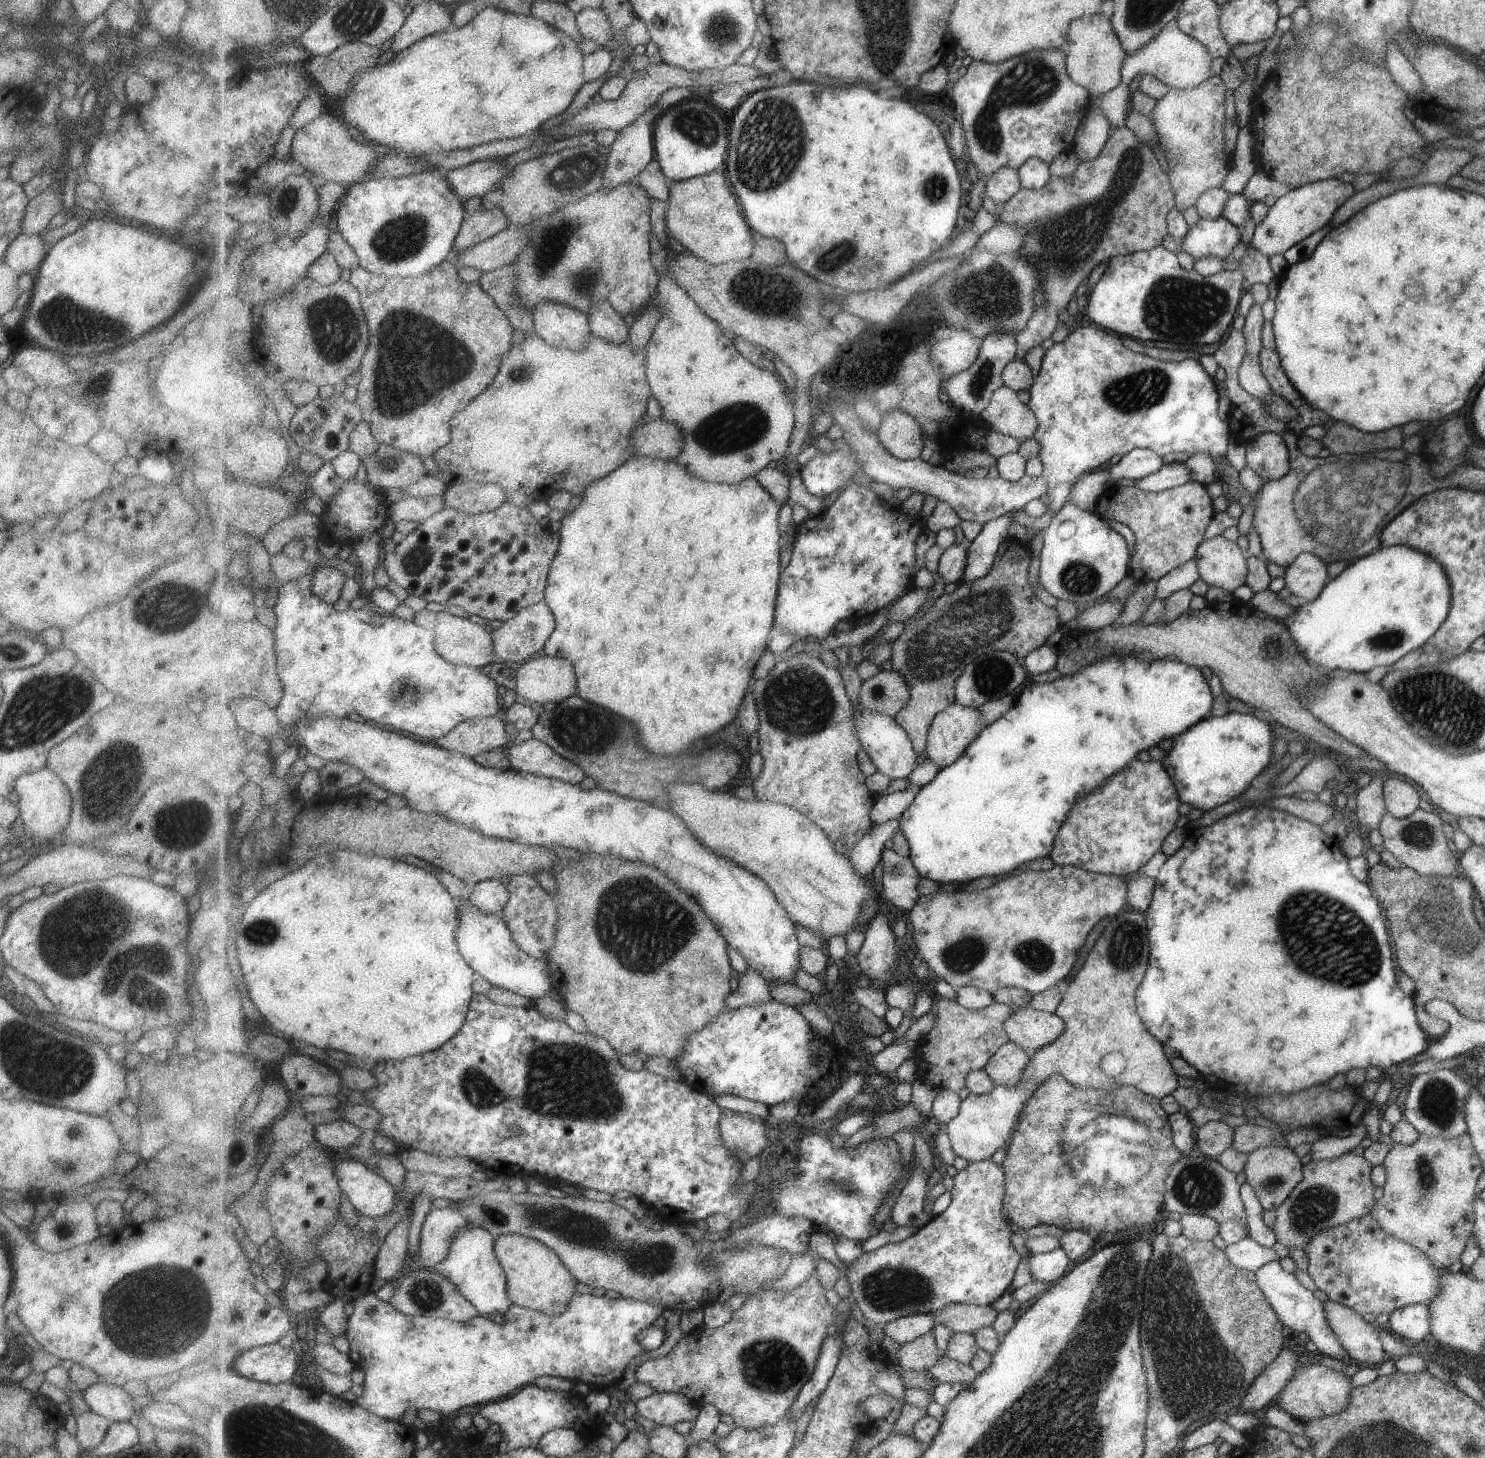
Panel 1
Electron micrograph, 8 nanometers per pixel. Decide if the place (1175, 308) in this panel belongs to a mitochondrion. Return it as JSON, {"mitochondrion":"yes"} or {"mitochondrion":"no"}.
{"mitochondrion":"yes"}

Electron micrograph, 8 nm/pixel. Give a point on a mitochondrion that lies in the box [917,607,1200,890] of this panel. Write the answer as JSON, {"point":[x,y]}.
{"point":[993,675]}

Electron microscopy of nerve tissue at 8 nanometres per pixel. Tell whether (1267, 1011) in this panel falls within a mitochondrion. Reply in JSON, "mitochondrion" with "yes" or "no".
{"mitochondrion":"no"}

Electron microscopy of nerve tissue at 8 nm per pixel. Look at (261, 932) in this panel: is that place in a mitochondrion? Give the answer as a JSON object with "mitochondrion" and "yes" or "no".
{"mitochondrion":"yes"}

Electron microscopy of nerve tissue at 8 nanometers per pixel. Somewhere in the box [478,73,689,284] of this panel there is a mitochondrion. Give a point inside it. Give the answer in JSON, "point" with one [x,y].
{"point":[553,245]}

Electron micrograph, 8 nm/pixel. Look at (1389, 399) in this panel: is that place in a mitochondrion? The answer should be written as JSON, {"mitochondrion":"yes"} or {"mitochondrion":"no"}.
{"mitochondrion":"no"}

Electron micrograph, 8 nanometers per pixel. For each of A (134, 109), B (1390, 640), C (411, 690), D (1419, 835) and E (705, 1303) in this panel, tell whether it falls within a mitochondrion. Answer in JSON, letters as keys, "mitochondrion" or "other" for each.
{"A":"other","B":"mitochondrion","C":"mitochondrion","D":"mitochondrion","E":"other"}

